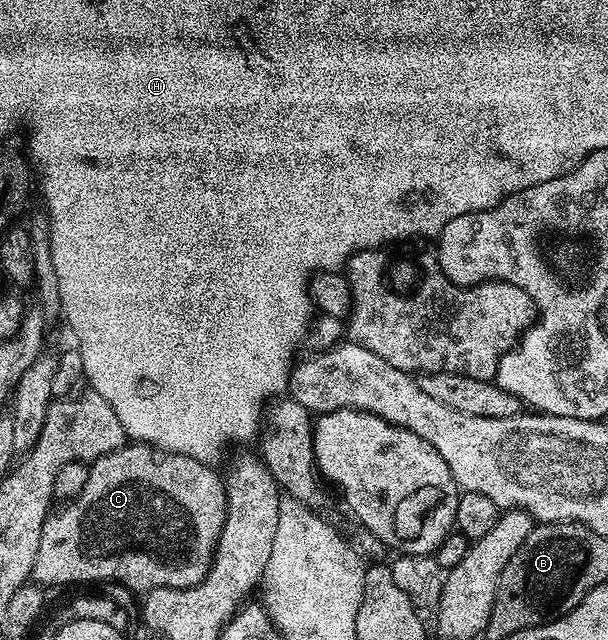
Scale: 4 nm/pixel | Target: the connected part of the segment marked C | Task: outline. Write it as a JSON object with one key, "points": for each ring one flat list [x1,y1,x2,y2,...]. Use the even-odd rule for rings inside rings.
{"points":[[131,441,116,452,94,459,89,468,90,475,78,497,69,499,63,510,55,509,46,515,32,575,37,585,49,588,111,578,123,582,130,590,149,592,155,586,188,588,208,576,226,519,226,484,211,463]]}

